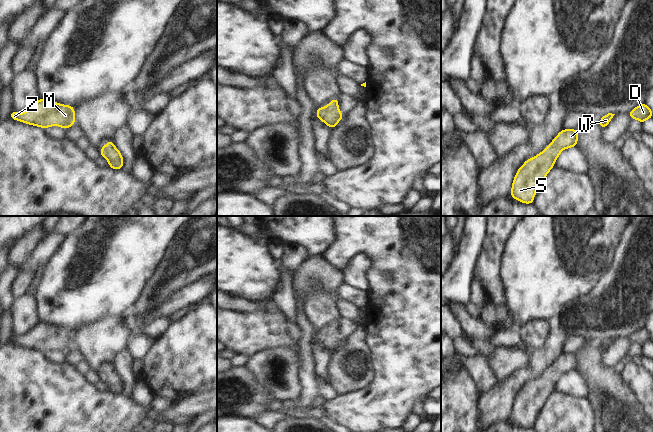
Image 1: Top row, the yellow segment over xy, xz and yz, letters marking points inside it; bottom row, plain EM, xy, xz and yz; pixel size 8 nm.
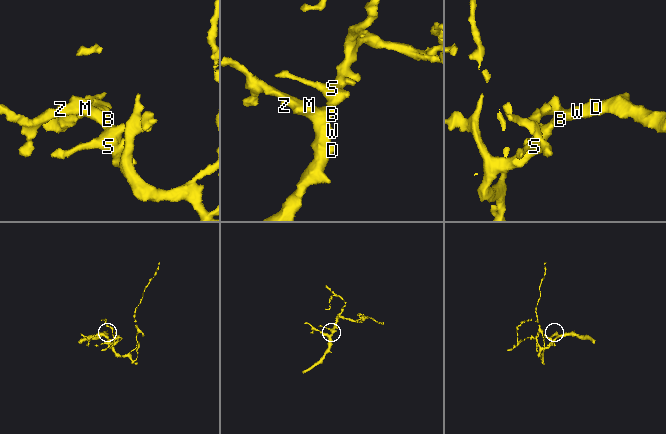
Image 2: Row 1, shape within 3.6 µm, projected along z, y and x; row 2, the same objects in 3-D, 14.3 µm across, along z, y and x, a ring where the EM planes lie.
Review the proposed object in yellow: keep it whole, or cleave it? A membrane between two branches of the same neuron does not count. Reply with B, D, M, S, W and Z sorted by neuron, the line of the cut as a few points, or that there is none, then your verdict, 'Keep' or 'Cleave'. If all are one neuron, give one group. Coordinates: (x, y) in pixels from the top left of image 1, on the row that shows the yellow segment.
Groups: B D M S W Z. No split. Keep.

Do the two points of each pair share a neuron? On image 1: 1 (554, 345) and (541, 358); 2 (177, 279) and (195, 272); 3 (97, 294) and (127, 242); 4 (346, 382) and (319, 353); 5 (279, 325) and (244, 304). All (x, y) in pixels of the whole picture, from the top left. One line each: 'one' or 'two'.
1: one
2: one
3: one
4: two
5: two

